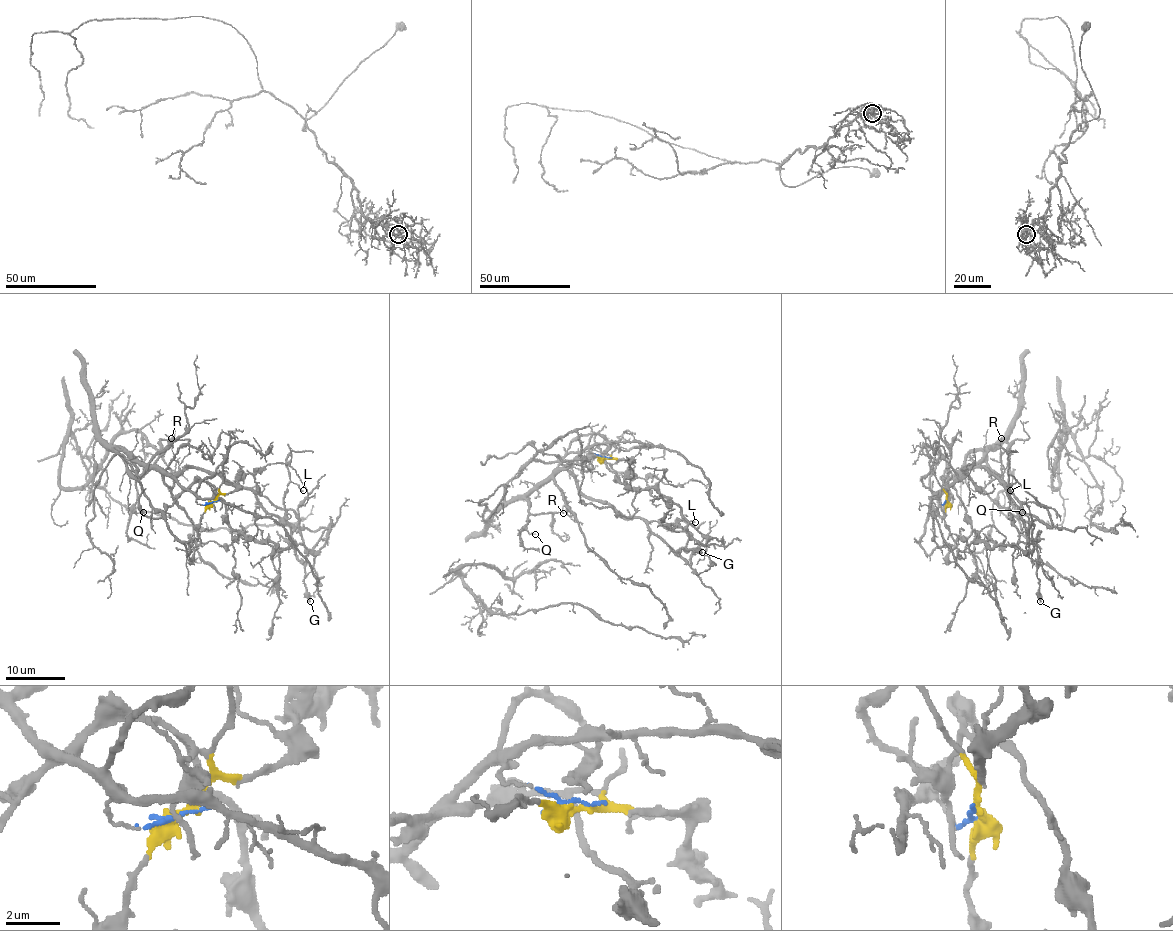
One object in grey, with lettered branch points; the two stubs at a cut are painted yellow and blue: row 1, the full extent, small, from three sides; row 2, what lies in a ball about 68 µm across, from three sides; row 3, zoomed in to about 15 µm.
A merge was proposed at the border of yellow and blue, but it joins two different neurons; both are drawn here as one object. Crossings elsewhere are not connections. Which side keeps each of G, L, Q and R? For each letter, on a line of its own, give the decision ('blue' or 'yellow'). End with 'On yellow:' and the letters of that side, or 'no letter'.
G: yellow
L: yellow
Q: blue
R: blue
On yellow: G, L

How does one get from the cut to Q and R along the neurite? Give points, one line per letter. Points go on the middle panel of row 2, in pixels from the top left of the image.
Q: (606, 458), (584, 449), (527, 496), (528, 520), (525, 529), (536, 533)
R: (606, 458), (584, 449), (527, 496), (528, 511), (533, 514), (564, 513)

